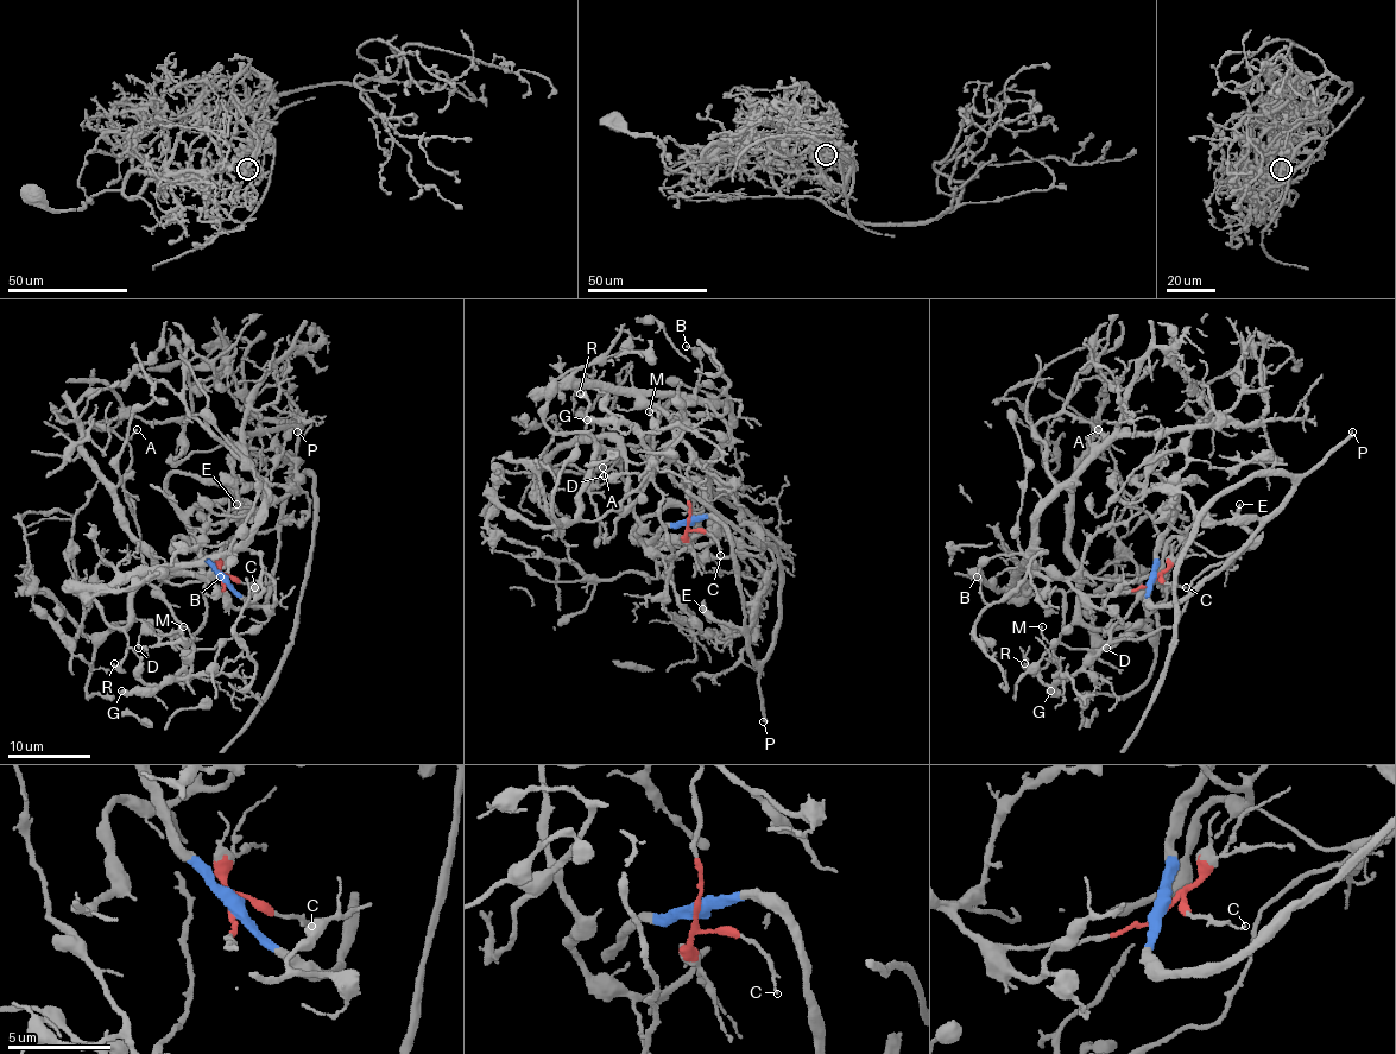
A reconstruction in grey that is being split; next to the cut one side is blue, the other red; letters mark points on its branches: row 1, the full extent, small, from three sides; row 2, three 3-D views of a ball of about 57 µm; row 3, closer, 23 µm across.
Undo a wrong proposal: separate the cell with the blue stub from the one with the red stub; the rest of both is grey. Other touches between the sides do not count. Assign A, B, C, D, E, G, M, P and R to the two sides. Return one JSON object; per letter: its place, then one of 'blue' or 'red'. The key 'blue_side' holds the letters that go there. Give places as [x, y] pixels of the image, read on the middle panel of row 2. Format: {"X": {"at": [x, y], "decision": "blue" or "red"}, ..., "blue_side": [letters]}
{"A": {"at": [602, 467], "decision": "red"}, "B": {"at": [686, 346], "decision": "red"}, "C": {"at": [720, 555], "decision": "red"}, "D": {"at": [604, 475], "decision": "red"}, "E": {"at": [702, 608], "decision": "blue"}, "G": {"at": [587, 420], "decision": "red"}, "M": {"at": [649, 411], "decision": "red"}, "P": {"at": [763, 721], "decision": "blue"}, "R": {"at": [580, 393], "decision": "red"}, "blue_side": ["E", "P"]}

